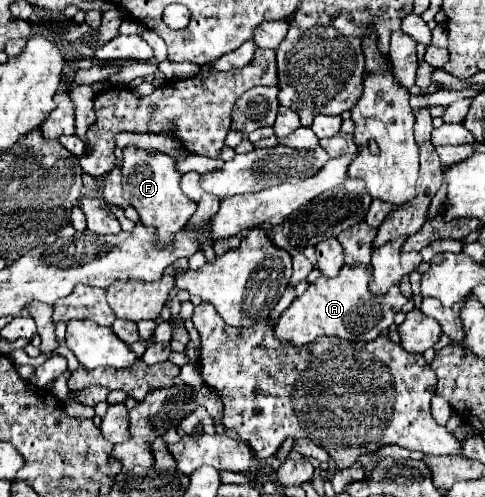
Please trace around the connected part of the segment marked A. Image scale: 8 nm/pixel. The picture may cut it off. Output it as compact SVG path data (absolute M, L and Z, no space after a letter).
M343 264L341 272L335 278L319 276L309 288L297 296L291 306L281 314L275 334L281 340L287 340L295 346L305 346L317 336L339 336L345 340L373 340L381 332L387 332L393 324L393 316L401 312L407 298L401 294L399 286L389 288L383 300L375 298L369 292L371 268L369 264Z

